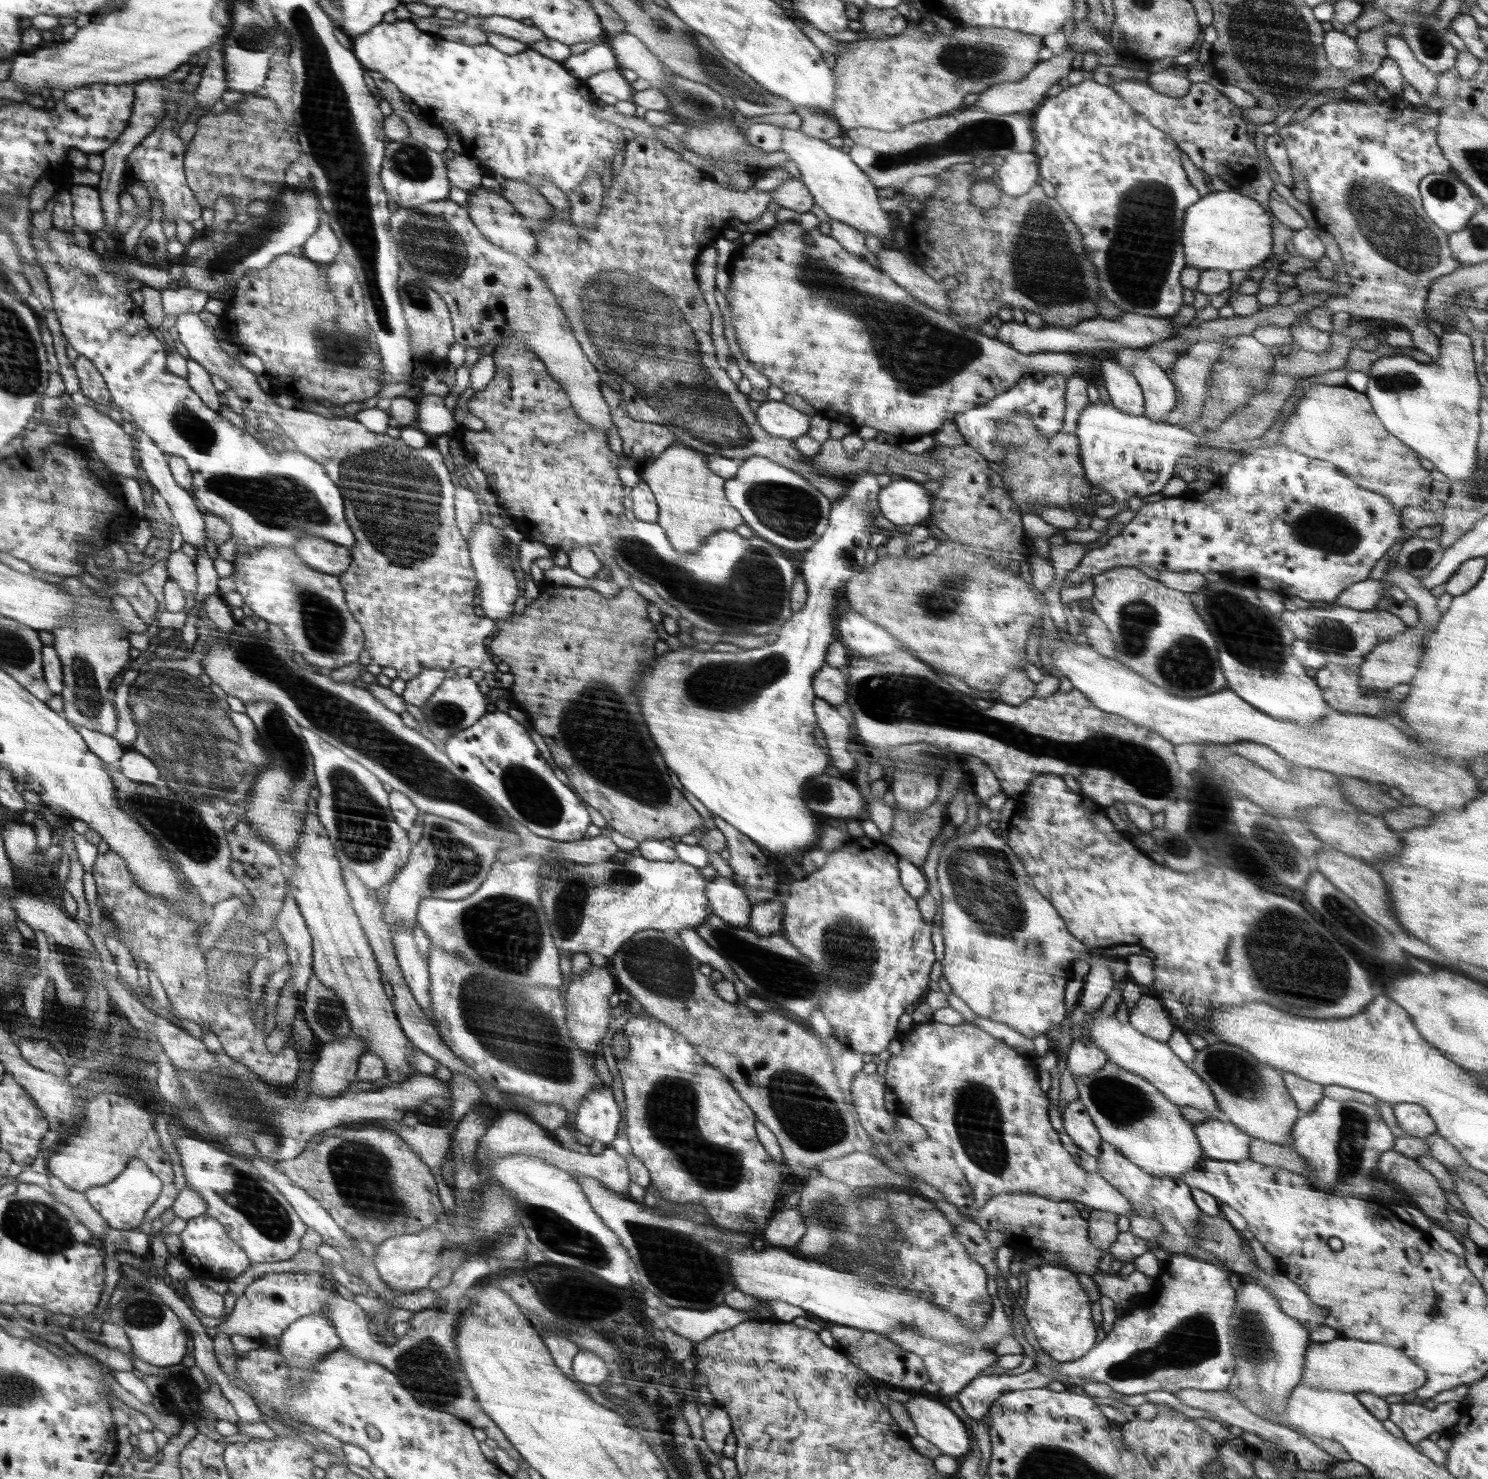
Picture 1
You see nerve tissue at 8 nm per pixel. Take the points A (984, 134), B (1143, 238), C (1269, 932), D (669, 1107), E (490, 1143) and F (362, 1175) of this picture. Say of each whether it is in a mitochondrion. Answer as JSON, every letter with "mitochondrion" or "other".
{"A":"mitochondrion","B":"mitochondrion","C":"mitochondrion","D":"mitochondrion","E":"other","F":"mitochondrion"}

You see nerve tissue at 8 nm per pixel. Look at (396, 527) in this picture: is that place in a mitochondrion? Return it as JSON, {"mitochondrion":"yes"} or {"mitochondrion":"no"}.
{"mitochondrion":"yes"}

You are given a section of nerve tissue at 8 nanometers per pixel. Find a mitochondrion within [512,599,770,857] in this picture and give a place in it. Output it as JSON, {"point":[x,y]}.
{"point":[608,764]}

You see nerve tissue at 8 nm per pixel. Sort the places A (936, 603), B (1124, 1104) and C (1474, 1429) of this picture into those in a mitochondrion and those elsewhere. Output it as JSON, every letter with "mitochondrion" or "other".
{"A":"mitochondrion","B":"mitochondrion","C":"other"}

